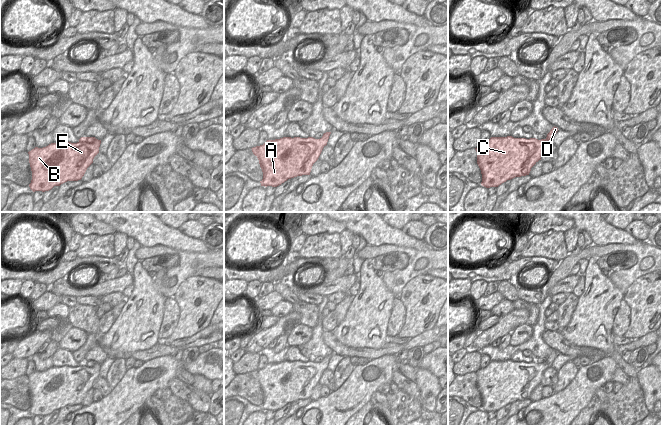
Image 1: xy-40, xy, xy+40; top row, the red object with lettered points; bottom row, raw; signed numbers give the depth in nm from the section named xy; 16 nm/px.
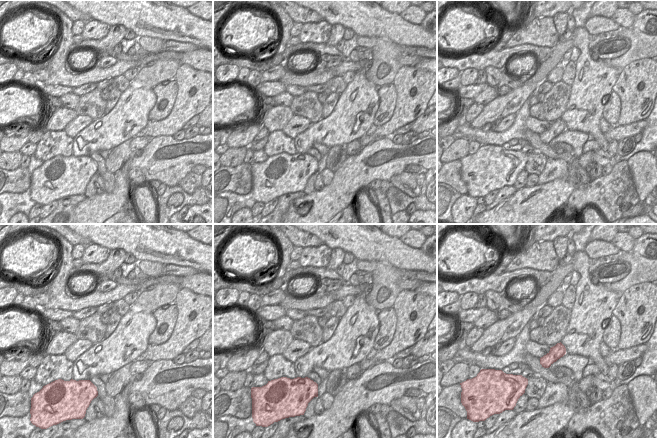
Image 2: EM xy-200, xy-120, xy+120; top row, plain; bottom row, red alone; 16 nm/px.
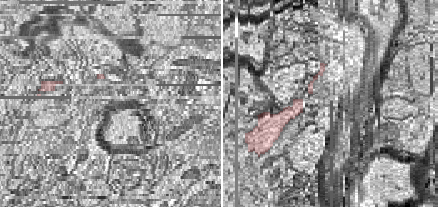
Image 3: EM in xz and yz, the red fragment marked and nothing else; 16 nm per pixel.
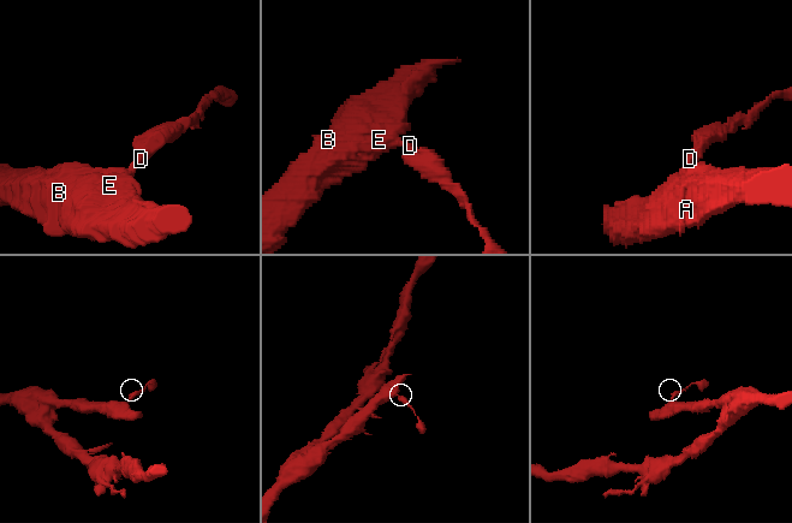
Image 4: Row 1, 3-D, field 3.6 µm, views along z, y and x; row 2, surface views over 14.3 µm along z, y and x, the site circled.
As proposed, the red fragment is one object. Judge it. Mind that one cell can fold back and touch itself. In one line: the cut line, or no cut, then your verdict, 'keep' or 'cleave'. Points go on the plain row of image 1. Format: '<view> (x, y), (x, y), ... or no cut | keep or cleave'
no cut | keep

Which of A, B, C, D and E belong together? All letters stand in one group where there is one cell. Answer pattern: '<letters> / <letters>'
A B C D E

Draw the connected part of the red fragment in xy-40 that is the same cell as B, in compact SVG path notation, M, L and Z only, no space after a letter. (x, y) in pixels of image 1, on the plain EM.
M81 361L77 367L51 367L46 371L35 371L29 378L32 395L30 413L49 415L67 405L78 405L99 377L101 364Z

